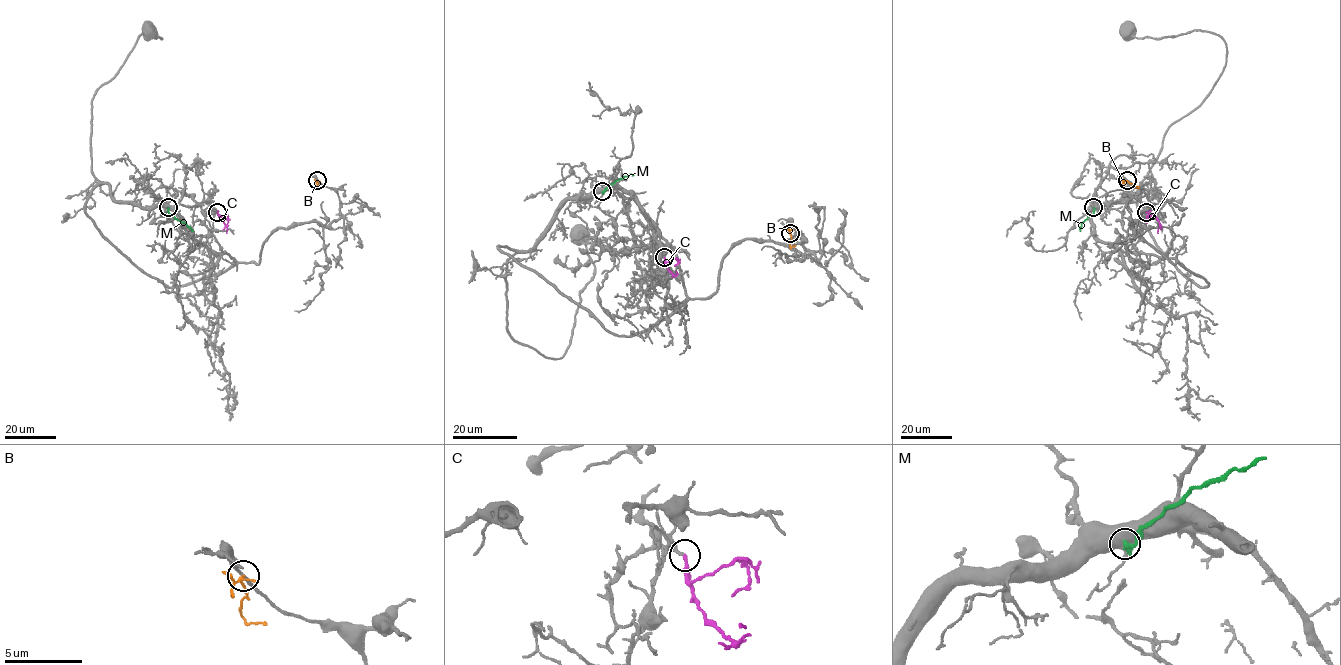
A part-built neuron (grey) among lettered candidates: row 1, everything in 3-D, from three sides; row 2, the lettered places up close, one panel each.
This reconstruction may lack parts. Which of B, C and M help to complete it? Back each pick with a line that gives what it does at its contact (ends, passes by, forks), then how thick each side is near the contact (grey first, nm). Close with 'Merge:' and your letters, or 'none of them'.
C: it passes by; calibres 200 and 170 nm
Merge: C

